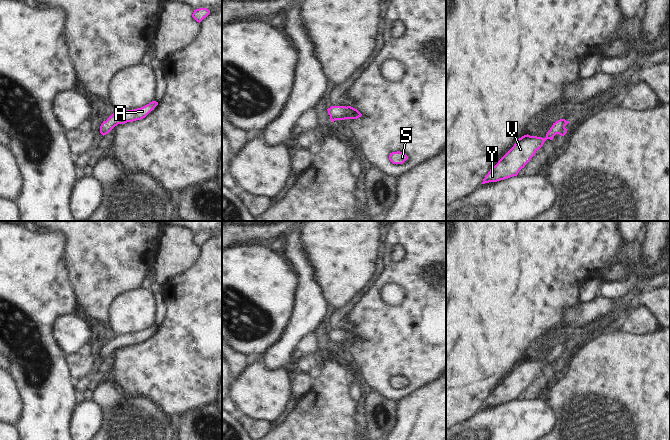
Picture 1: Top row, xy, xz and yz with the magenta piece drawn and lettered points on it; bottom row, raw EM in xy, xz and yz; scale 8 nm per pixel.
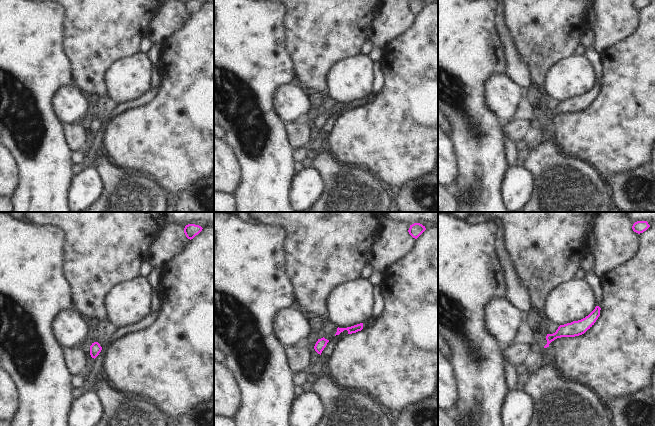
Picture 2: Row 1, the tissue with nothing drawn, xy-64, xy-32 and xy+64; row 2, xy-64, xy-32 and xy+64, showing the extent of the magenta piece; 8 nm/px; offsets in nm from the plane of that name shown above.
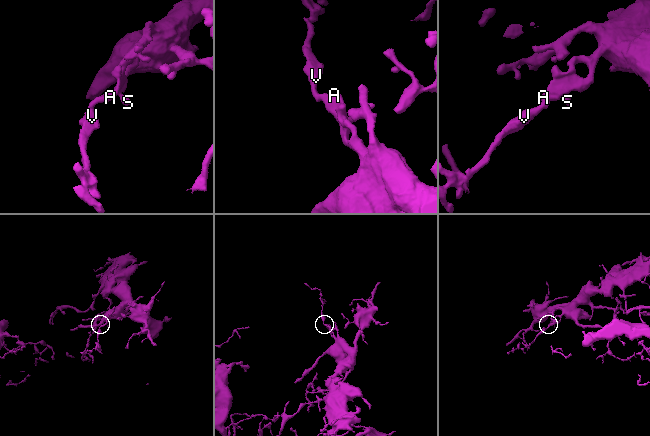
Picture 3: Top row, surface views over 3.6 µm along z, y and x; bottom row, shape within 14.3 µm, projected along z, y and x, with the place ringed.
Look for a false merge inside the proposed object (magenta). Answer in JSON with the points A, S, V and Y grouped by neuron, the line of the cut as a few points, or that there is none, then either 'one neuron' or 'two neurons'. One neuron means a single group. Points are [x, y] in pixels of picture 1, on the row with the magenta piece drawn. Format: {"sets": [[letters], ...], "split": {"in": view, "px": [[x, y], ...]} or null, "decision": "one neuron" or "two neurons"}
{"sets": [["A", "S", "V", "Y"]], "split": null, "decision": "one neuron"}

